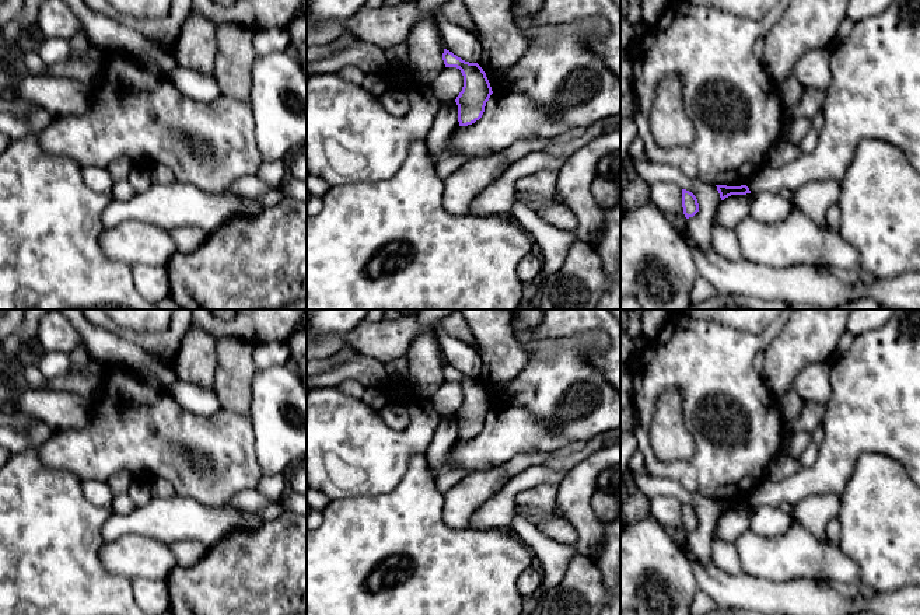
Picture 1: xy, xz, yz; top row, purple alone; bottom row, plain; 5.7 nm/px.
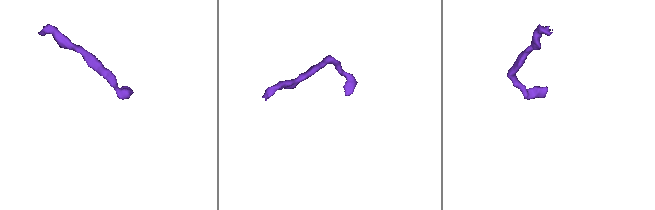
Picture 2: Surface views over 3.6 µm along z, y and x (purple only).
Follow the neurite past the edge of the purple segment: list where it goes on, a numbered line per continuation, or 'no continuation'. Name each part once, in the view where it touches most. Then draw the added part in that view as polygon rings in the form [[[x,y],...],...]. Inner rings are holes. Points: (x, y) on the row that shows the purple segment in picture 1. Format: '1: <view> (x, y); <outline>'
no continuation

